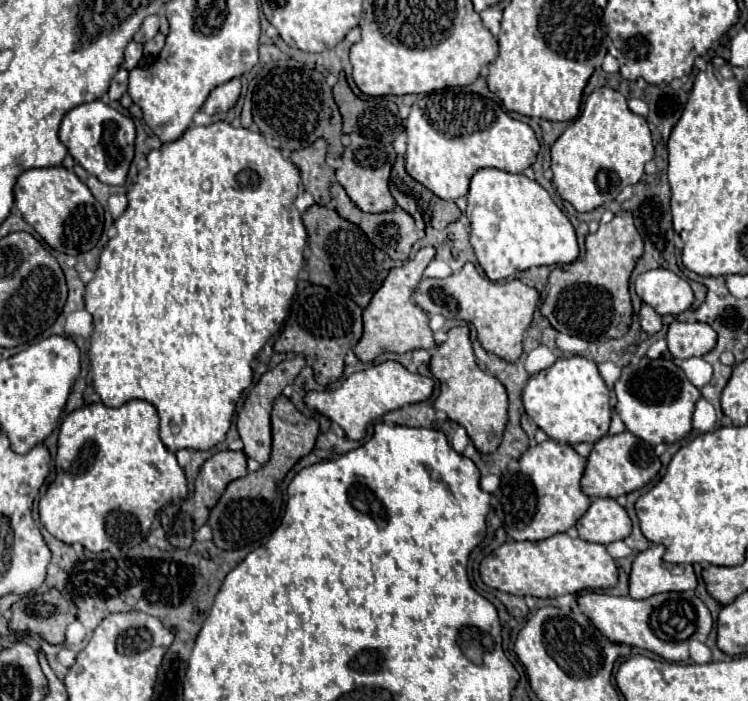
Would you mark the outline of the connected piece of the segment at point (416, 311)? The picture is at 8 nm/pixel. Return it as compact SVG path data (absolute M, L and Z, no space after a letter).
M425 247L418 251L415 258L406 260L404 266L396 266L388 272L380 290L372 296L368 308L364 310L364 334L360 342L354 346L354 354L362 362L372 362L382 352L406 354L416 348L434 348L434 336L428 326L428 314L416 306L414 290L423 278L424 270L434 258L434 247Z

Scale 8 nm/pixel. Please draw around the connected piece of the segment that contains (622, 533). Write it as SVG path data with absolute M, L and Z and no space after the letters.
M596 498L588 512L578 520L576 528L580 538L586 542L610 544L630 536L632 522L614 498Z

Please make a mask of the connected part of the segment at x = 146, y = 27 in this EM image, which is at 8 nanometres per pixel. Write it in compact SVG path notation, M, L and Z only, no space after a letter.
M148 16L144 20L144 24L140 26L140 30L134 34L134 40L144 44L144 42L152 40L156 36L156 32L158 32L158 16Z

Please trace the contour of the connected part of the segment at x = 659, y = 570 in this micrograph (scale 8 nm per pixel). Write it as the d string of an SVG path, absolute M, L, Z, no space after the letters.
M656 544L636 556L630 572L632 598L650 598L660 592L684 592L698 586L698 578L690 564L668 564L662 556L664 546Z

